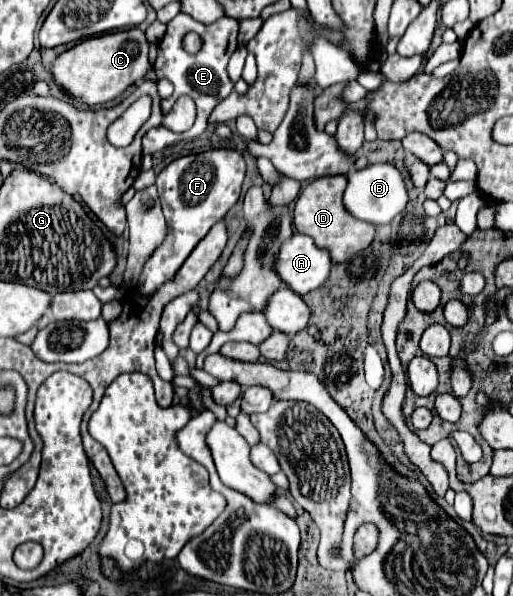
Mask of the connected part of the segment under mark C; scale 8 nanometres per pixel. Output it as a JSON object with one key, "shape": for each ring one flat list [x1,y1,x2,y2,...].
{"shape":[[131,28,85,38,77,46,61,52,53,60,51,76,53,82,61,86,71,98,95,106,119,98,119,94,123,94,131,84,147,78,149,70,149,44,145,32,139,28]]}

